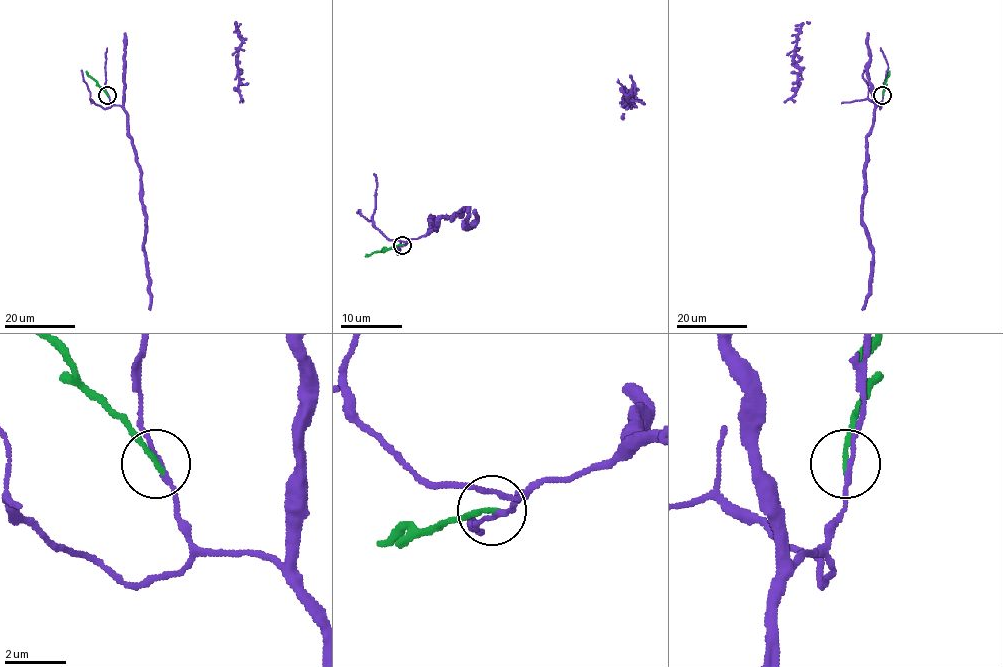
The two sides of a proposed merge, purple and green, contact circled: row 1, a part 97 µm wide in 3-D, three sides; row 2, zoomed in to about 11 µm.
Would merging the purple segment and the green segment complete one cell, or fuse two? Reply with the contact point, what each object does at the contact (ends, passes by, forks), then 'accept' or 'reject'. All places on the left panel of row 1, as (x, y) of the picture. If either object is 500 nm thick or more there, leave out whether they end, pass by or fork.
(107, 95) | purple passes by | green ends | reject

